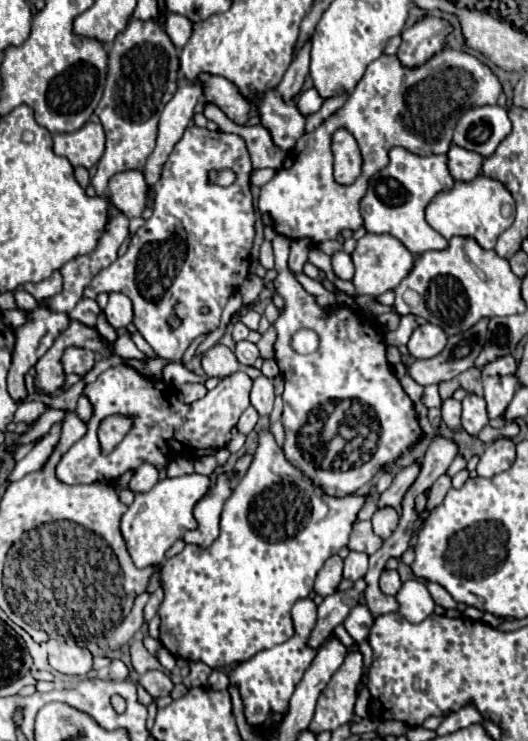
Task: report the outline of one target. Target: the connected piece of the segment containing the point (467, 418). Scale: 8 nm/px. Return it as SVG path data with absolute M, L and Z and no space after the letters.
M466 394L462 400L462 428L478 436L478 432L488 424L488 414L486 414L486 402L482 396L476 394Z

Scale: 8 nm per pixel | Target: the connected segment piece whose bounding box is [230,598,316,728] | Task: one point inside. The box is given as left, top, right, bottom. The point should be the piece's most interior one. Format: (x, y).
(266, 682)

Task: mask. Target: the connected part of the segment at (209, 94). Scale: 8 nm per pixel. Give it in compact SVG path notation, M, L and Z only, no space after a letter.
M208 72L200 74L200 84L204 88L204 98L210 104L216 104L230 120L236 124L246 124L250 104L240 96L240 90L230 80L224 80L222 76L208 76Z

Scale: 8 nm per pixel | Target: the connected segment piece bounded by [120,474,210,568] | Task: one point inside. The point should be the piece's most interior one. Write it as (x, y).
(155, 520)

